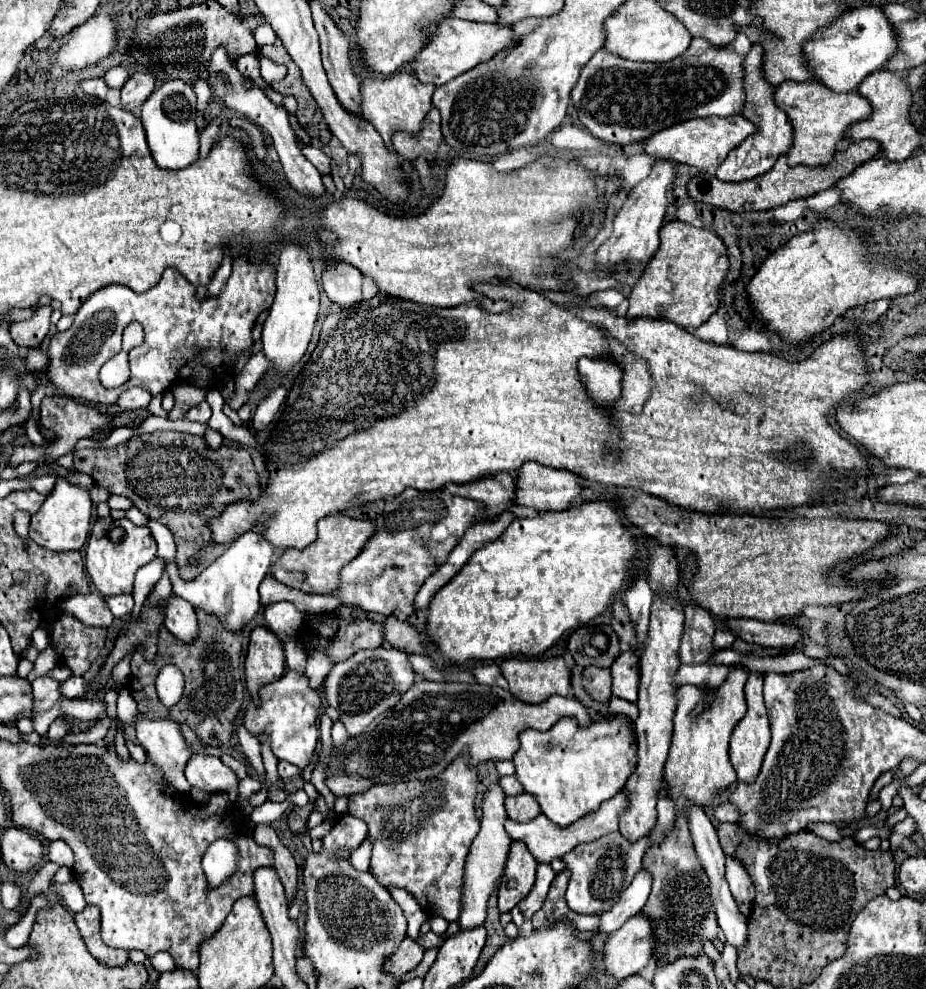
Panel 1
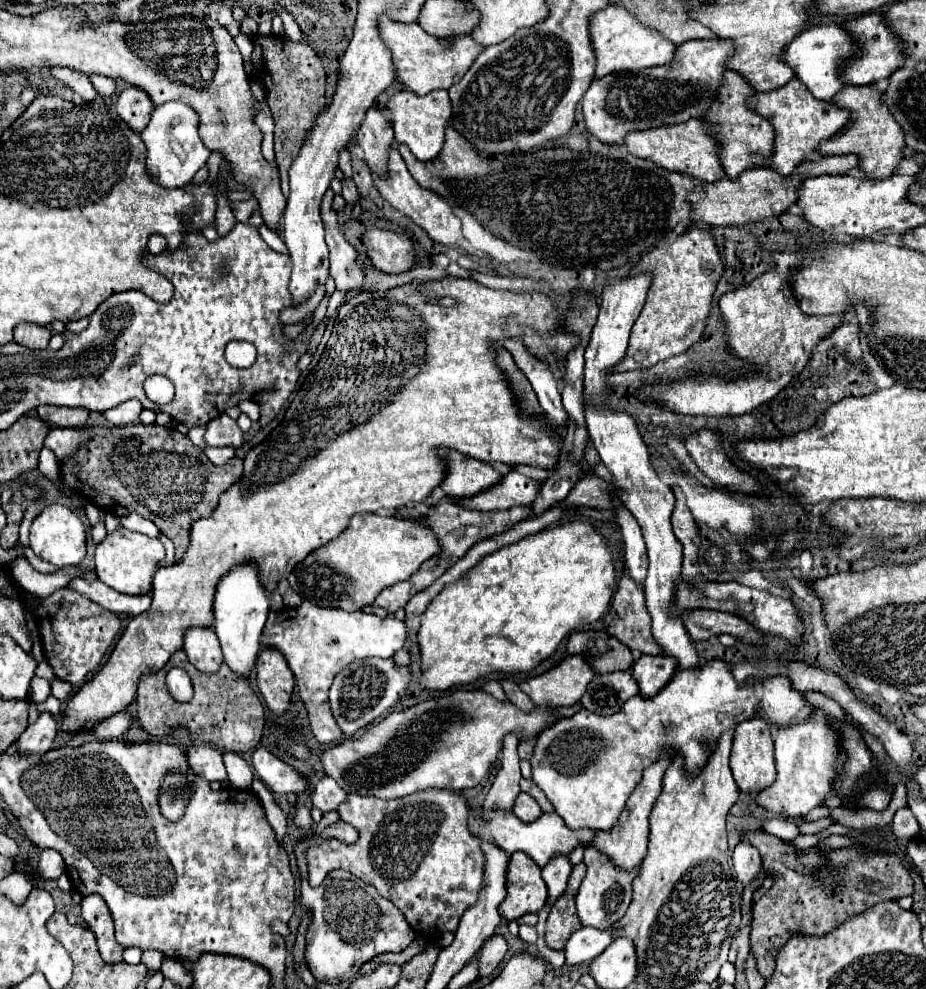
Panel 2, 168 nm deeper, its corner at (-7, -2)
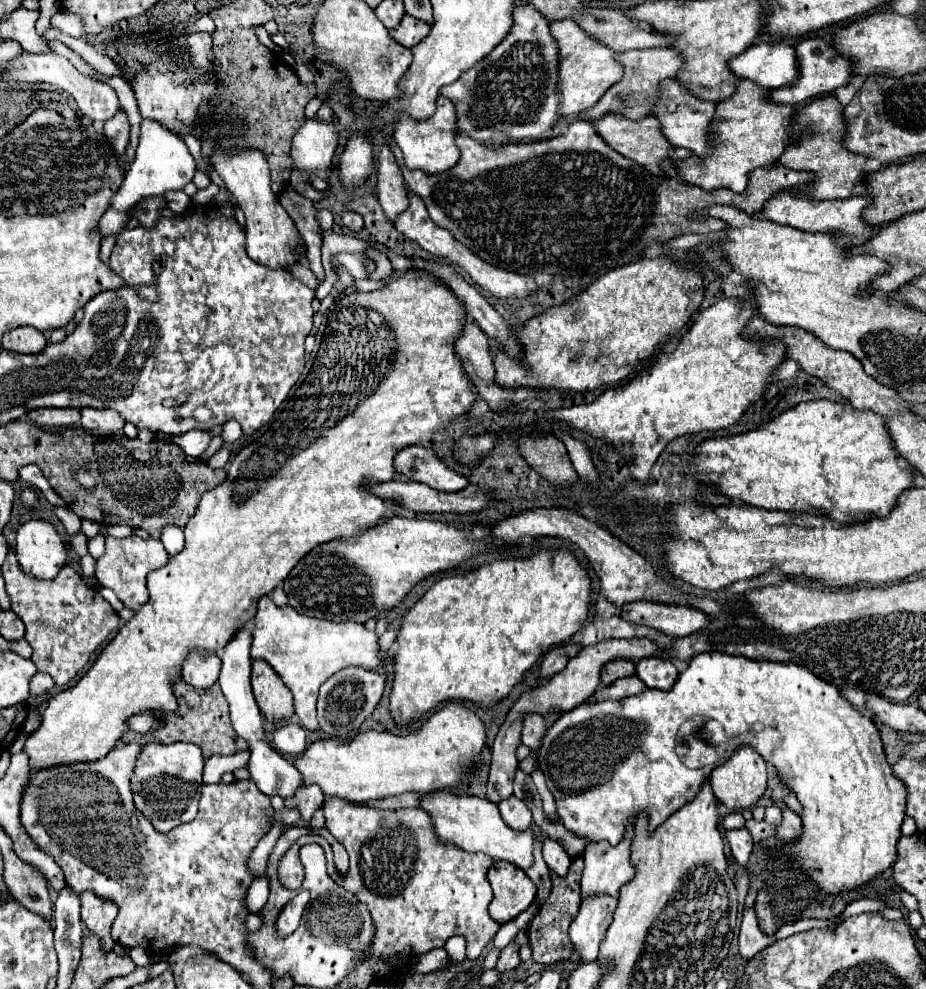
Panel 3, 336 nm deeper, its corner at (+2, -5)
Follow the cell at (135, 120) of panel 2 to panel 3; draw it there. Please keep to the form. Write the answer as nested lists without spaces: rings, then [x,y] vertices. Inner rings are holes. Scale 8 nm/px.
[[[122,108],[104,124],[104,134],[112,142],[112,148],[118,150],[118,154],[122,156],[130,144],[130,124]]]

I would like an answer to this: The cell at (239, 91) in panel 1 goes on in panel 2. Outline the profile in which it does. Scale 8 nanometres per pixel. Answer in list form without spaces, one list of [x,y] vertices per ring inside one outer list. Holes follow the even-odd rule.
[[[329,188],[323,197],[323,205],[321,205],[321,217],[325,223],[325,239],[327,239],[327,247],[331,253],[331,275],[337,283],[337,289],[355,291],[361,287],[365,273],[355,263],[355,259],[357,259],[355,247],[339,231],[337,213],[331,211],[334,196],[334,191]]]

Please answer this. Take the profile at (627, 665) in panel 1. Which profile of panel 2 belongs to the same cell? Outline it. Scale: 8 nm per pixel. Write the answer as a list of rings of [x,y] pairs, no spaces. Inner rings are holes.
[[[641,655],[635,665],[633,665],[633,677],[639,683],[641,695],[645,697],[653,697],[657,691],[661,691],[661,687],[665,687],[675,671],[673,671],[673,659],[669,659],[667,655]]]

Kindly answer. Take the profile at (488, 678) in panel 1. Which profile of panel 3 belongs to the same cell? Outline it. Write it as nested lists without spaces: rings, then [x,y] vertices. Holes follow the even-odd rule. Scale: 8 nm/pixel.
[[[524,714],[522,716],[522,742],[528,748],[538,748],[544,736],[542,714]]]

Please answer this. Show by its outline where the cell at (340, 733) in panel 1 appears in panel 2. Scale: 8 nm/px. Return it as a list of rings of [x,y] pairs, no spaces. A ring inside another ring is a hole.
[[[303,601],[299,607],[295,609],[279,609],[279,611],[269,611],[261,641],[265,647],[273,647],[277,651],[283,653],[283,657],[287,659],[295,679],[297,679],[297,687],[299,687],[299,697],[307,709],[309,715],[309,727],[315,735],[315,739],[319,743],[339,743],[343,739],[341,729],[337,727],[331,709],[329,709],[329,701],[327,701],[327,691],[331,687],[333,677],[347,667],[351,661],[355,659],[365,659],[365,657],[393,657],[395,651],[403,649],[405,645],[405,637],[407,637],[407,625],[399,619],[395,619],[393,615],[389,617],[377,617],[377,615],[369,615],[363,611],[353,611],[347,613],[343,609],[325,609],[325,607],[317,607],[309,601]]]

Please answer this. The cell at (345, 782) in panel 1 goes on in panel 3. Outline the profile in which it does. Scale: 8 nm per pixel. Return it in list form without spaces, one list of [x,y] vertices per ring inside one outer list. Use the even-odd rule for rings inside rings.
[[[304,786],[304,790],[300,790],[300,798],[296,798],[296,802],[300,802],[300,814],[304,814],[306,822],[310,822],[312,814],[322,808],[324,800],[326,796],[318,786]]]

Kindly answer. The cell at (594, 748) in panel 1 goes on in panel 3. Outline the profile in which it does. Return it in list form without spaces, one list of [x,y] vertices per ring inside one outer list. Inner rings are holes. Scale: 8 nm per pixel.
[[[722,652],[694,656],[688,668],[678,676],[676,684],[666,692],[646,688],[624,700],[580,704],[574,710],[564,712],[548,728],[538,752],[538,766],[554,794],[558,816],[566,830],[592,842],[608,840],[616,846],[624,836],[628,816],[648,810],[648,814],[652,814],[652,826],[658,826],[668,814],[676,812],[684,802],[690,802],[712,768],[692,770],[684,766],[674,744],[678,728],[696,716],[720,722],[728,734],[728,746],[732,746],[732,750],[742,744],[752,746],[766,762],[774,764],[784,782],[788,782],[788,788],[804,806],[800,816],[804,832],[796,844],[786,846],[786,856],[796,854],[796,866],[802,868],[824,892],[838,894],[846,888],[856,888],[896,862],[896,842],[902,836],[900,826],[906,816],[906,790],[892,774],[874,722],[854,710],[834,684],[816,678],[804,666],[748,660],[744,656],[728,656]]]

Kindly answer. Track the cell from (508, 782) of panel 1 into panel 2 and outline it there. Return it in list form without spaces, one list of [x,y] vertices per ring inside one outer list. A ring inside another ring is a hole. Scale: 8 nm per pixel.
[[[521,779],[521,791],[529,793],[529,795],[539,803],[539,807],[543,809],[543,813],[551,813],[551,811],[555,811],[553,805],[549,803],[549,799],[545,797],[545,793],[543,793],[531,779]]]

